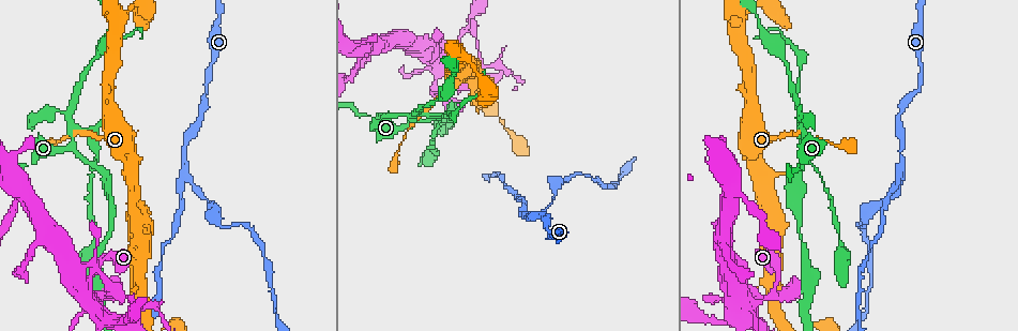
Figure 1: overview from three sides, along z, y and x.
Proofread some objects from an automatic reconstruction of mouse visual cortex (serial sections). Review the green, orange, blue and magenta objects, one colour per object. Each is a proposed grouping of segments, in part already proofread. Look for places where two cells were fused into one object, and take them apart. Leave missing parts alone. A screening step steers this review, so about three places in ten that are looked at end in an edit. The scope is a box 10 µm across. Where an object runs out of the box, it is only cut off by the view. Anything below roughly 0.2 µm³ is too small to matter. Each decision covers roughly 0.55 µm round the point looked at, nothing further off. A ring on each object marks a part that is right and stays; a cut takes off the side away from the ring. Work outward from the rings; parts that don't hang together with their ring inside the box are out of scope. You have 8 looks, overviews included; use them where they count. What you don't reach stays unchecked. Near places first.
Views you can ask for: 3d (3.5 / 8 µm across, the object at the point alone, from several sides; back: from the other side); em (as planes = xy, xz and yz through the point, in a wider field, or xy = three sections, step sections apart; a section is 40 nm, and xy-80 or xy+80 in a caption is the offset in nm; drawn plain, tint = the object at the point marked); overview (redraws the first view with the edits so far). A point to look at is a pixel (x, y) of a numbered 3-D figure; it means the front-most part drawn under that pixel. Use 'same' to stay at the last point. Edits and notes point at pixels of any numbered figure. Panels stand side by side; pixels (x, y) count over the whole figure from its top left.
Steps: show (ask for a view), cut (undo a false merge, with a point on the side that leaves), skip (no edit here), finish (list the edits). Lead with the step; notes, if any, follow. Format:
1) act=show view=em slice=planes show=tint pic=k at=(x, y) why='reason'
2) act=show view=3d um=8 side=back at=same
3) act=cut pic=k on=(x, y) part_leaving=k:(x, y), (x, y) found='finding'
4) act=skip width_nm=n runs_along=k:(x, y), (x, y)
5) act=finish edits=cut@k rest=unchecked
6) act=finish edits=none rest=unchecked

act=show view=3d um=3.5 pic=1 at=(429, 90) why='thin neck'

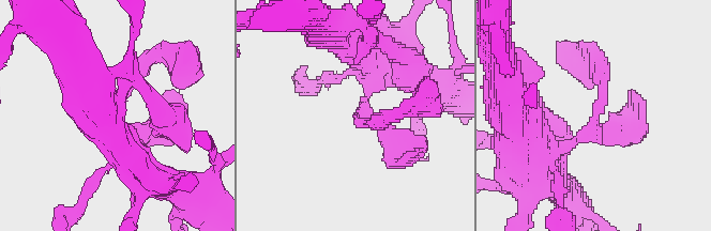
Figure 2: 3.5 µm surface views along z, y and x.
act=show view=em slice=planes show=tint pic=2 at=(356, 117) why='need the tissue'

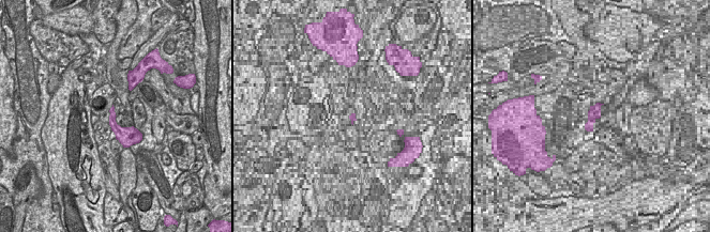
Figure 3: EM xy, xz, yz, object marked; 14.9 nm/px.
act=skip found='all the same cell'

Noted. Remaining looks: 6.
act=show view=3d um=3.5 pic=1 at=(491, 66) why='abrupt turn'

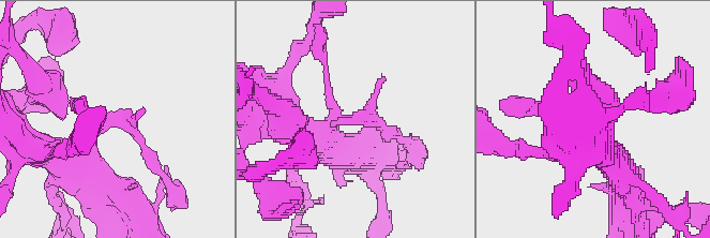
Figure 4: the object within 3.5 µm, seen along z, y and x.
act=show view=em slice=xy step=5 show=tint pic=4 at=(116, 120) why='shape alone is not enough'

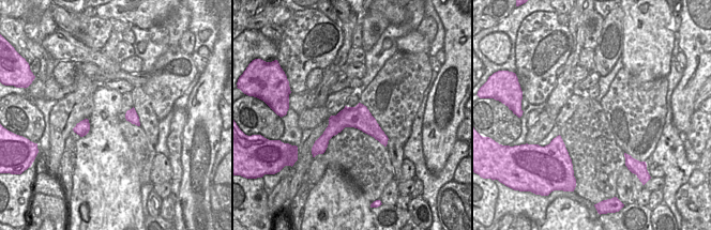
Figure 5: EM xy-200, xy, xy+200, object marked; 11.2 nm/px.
act=skip runs_along=4:(64, 155), (123, 119), (160, 173) found='one cell here'

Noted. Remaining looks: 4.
act=show view=3d um=3.5 pic=1 at=(526, 212) why='a fork'

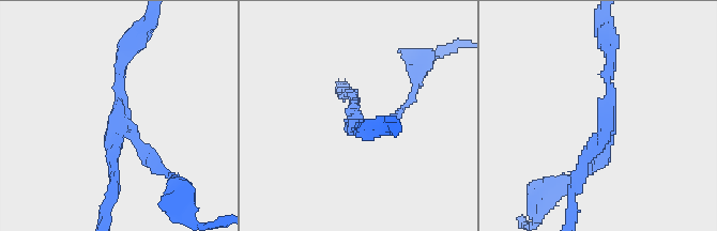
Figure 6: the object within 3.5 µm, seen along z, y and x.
act=show view=em slice=planes show=tint pic=6 at=(606, 123)

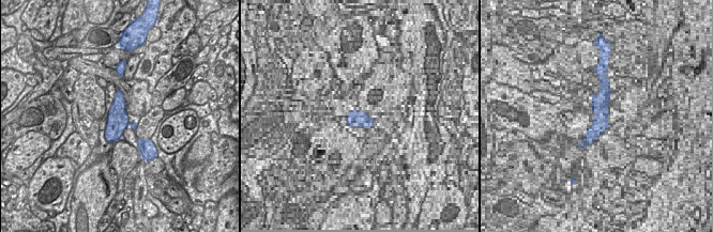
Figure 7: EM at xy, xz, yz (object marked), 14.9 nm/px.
act=cut pic=6 on=(151, 160) part_leaving=6:(131, 135), (180, 187) found='a second cell is stuck on'

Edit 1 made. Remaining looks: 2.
act=finish edits=cut@6 rest=unchecked

